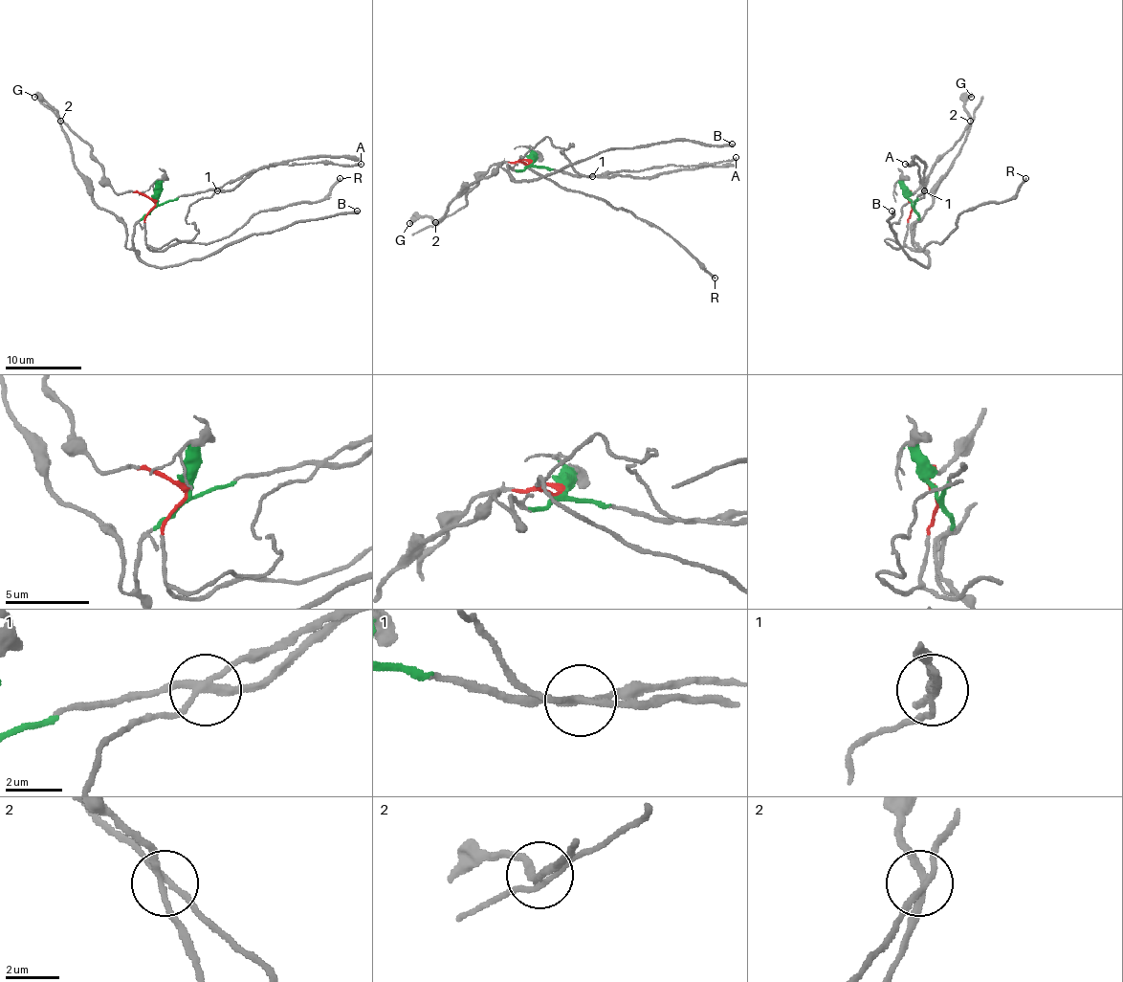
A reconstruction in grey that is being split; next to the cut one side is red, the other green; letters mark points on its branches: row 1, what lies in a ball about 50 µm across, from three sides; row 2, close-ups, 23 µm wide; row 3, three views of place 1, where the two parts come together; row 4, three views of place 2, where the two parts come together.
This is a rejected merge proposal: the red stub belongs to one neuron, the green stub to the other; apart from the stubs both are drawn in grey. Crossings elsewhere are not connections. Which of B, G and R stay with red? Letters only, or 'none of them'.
R

